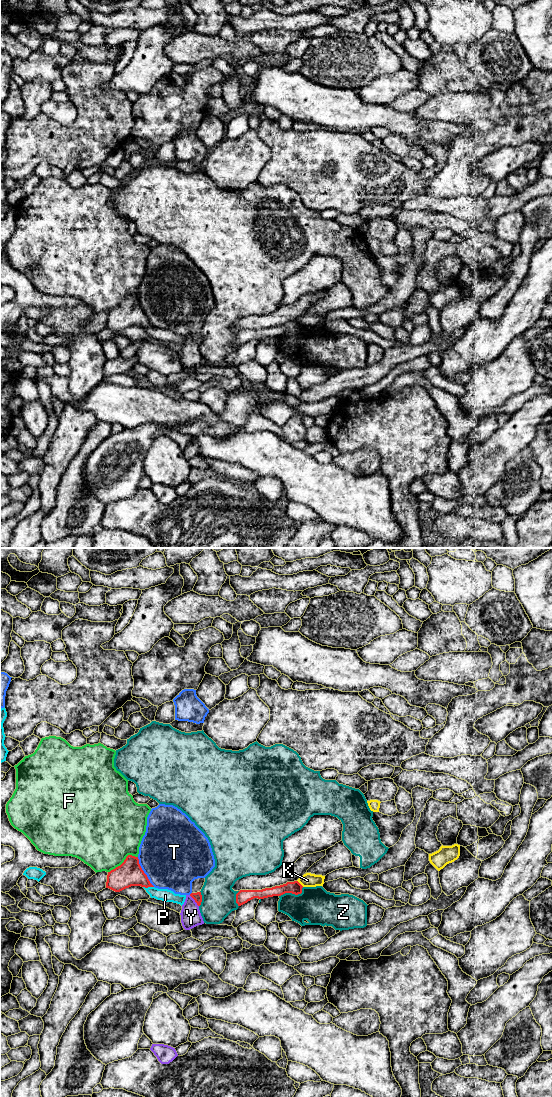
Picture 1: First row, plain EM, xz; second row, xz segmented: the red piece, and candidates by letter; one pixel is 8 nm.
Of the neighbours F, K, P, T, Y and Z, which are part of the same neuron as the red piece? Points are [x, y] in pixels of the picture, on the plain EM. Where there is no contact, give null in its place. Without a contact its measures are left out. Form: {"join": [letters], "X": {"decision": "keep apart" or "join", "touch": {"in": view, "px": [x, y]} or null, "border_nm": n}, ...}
{"join": [], "F": {"decision": "keep apart", "touch": {"in": "xz", "px": [124, 301]}, "border_nm": 280}, "K": {"decision": "keep apart", "touch": {"in": "xz", "px": [299, 323]}, "border_nm": 80}, "P": {"decision": "keep apart", "touch": {"in": "xz", "px": [148, 326]}, "border_nm": 90}, "T": {"decision": "keep apart", "touch": {"in": "xz", "px": [143, 312]}, "border_nm": 280}, "Y": {"decision": "keep apart", "touch": {"in": "xz", "px": [195, 341]}, "border_nm": 120}, "Z": {"decision": "keep apart", "touch": {"in": "xz", "px": [292, 333]}, "border_nm": 220}}

